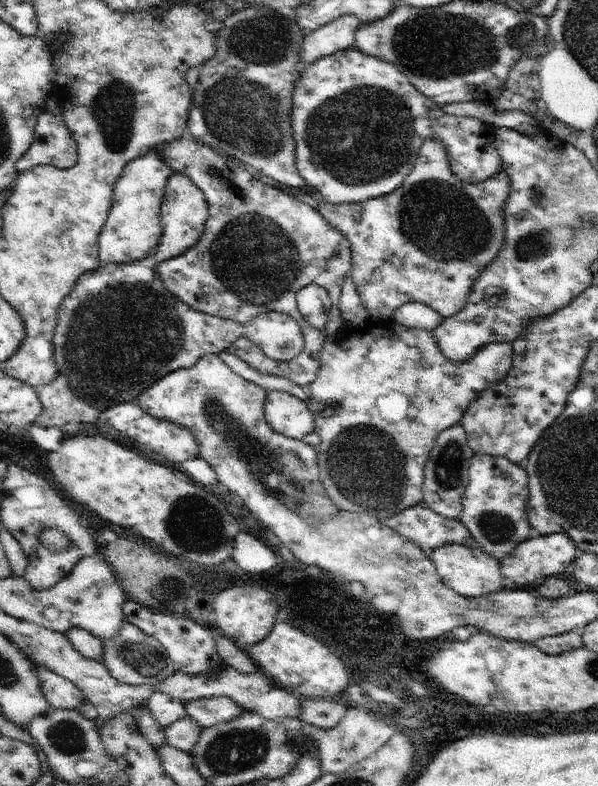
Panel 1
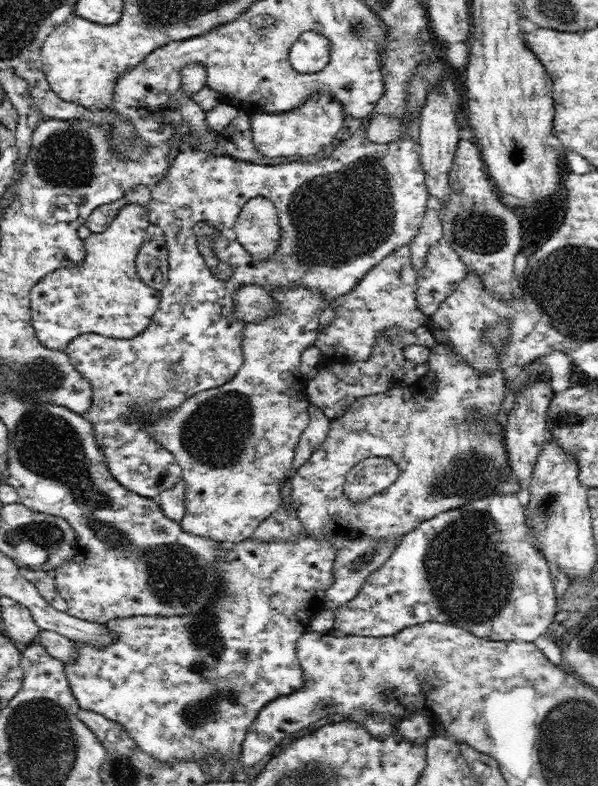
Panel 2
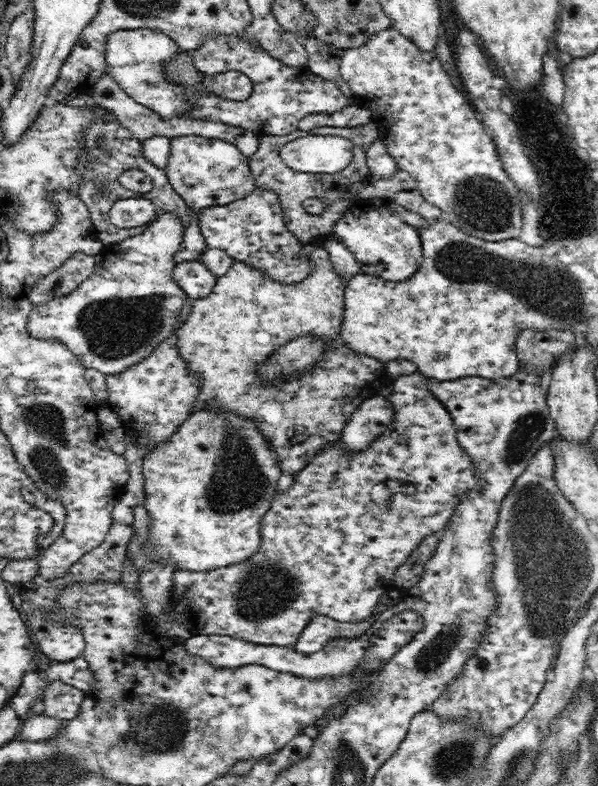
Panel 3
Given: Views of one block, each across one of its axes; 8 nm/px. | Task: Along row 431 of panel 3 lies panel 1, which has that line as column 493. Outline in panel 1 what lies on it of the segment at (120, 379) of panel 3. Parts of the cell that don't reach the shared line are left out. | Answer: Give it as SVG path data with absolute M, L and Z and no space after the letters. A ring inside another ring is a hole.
M343 50L343 52L337 52L337 54L331 54L331 56L325 56L313 64L309 64L299 80L297 80L297 86L295 86L295 92L293 92L293 110L291 110L291 130L293 130L293 140L295 140L295 162L297 162L297 172L299 176L305 180L305 186L311 186L315 188L321 196L323 196L323 202L325 204L333 204L333 206L341 206L341 204L359 204L359 202L367 202L367 200L375 200L375 198L383 198L387 194L393 194L403 182L405 178L411 174L411 170L415 168L415 160L417 160L417 154L423 146L423 142L427 138L431 140L441 140L441 142L449 142L451 146L451 172L461 180L461 182L469 182L469 184L481 184L489 178L493 178L497 172L503 170L503 160L501 156L497 154L493 142L495 142L495 132L497 128L493 124L487 124L483 122L479 116L469 116L469 118L457 118L457 116L451 116L447 112L443 112L431 98L423 96L421 92L417 92L417 88L405 78L405 74L401 74L401 70L397 70L397 66L393 66L391 62L387 60L379 60L379 58L373 58L369 54L363 54L361 50Z

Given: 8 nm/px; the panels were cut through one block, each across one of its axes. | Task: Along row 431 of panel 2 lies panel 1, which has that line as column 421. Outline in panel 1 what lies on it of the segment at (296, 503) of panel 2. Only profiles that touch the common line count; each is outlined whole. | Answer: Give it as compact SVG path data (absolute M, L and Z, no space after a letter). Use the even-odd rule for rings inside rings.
M365 322L363 326L359 328L351 328L351 326L345 326L337 332L337 336L331 336L329 342L325 342L323 350L321 350L321 368L319 368L319 374L315 378L315 382L309 386L309 400L305 402L311 416L313 416L313 422L315 422L315 430L317 434L321 434L321 442L319 446L315 448L317 452L317 466L319 466L319 478L327 490L327 496L335 502L335 506L339 510L345 510L345 512L355 512L355 514L369 514L373 518L377 518L381 524L385 520L389 520L391 516L407 510L407 508L413 508L417 504L421 504L423 500L423 476L425 476L425 464L427 464L427 458L429 458L429 452L433 450L435 446L435 440L437 436L459 424L461 418L465 416L465 410L469 410L469 406L481 398L481 394L497 384L501 384L501 380L509 374L511 370L511 364L513 364L513 348L511 344L489 344L485 346L483 350L479 350L475 354L473 360L469 362L463 362L463 364L457 364L457 362L451 362L447 358L443 358L443 354L439 354L439 348L437 348L437 342L433 338L431 332L427 330L405 330L401 324L397 322Z

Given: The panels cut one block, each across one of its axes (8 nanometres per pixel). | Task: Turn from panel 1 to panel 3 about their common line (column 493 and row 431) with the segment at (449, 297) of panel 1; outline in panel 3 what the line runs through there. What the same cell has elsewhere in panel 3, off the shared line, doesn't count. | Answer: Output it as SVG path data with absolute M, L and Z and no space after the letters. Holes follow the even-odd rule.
M198 410L154 452L150 450L142 460L142 474L146 492L142 506L150 516L148 538L142 548L154 552L160 566L170 564L176 572L212 572L216 568L238 564L260 550L262 520L278 492L282 470L274 448L262 438L252 420L232 412Z

